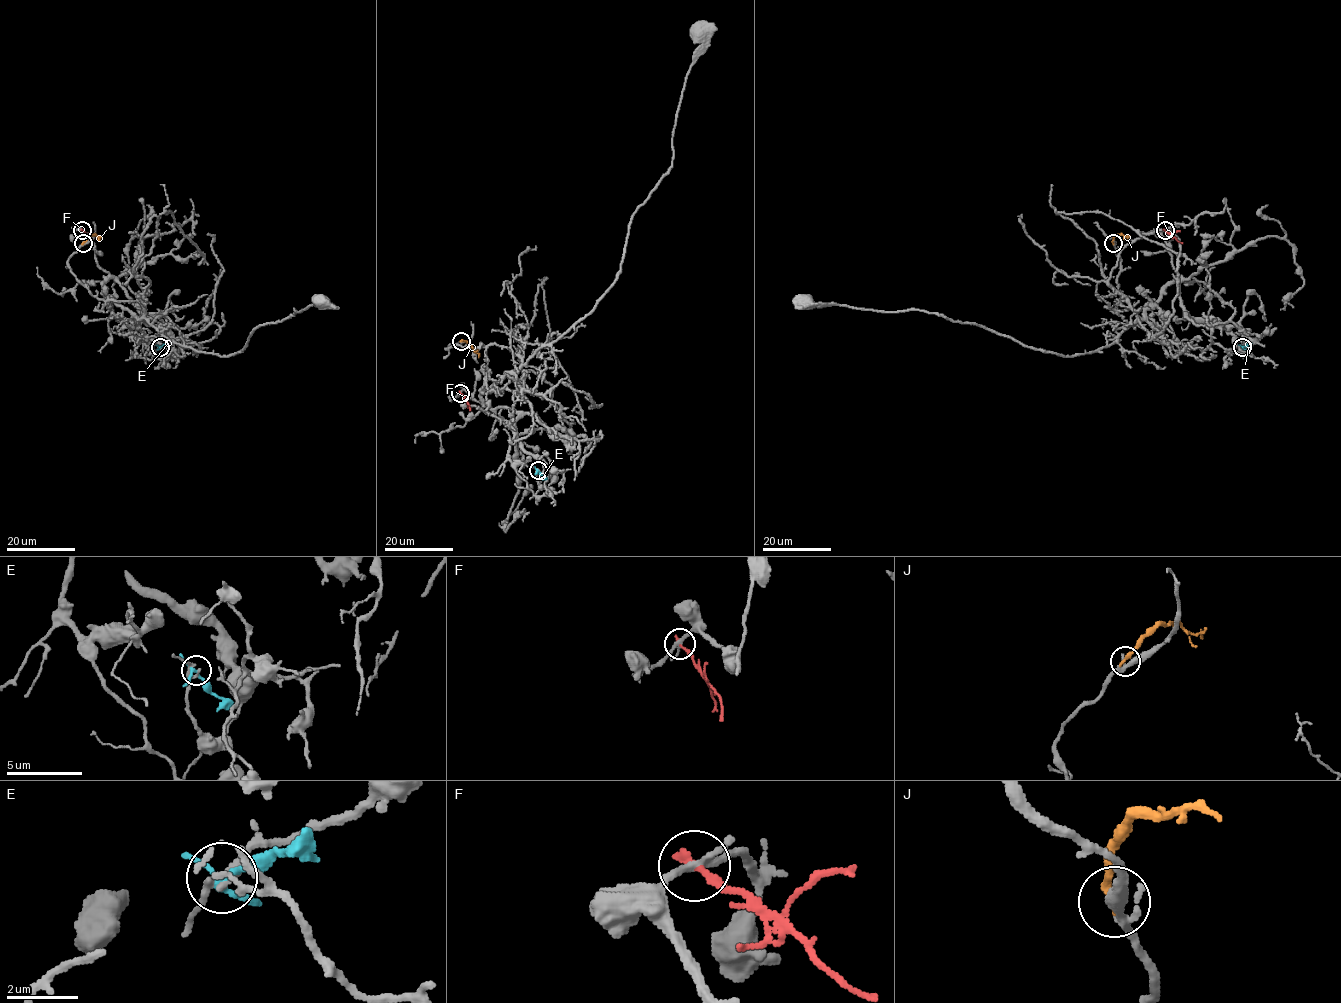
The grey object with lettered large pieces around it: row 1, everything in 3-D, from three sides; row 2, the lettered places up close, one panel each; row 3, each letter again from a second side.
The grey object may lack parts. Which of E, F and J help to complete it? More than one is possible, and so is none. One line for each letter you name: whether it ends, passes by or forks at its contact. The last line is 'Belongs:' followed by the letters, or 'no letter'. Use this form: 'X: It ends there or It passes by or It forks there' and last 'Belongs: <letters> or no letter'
J: It ends there
Belongs: J

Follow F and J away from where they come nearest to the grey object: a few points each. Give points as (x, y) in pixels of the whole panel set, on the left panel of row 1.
F: (82, 230), (92, 243)
J: (83, 243), (90, 235), (100, 236)

